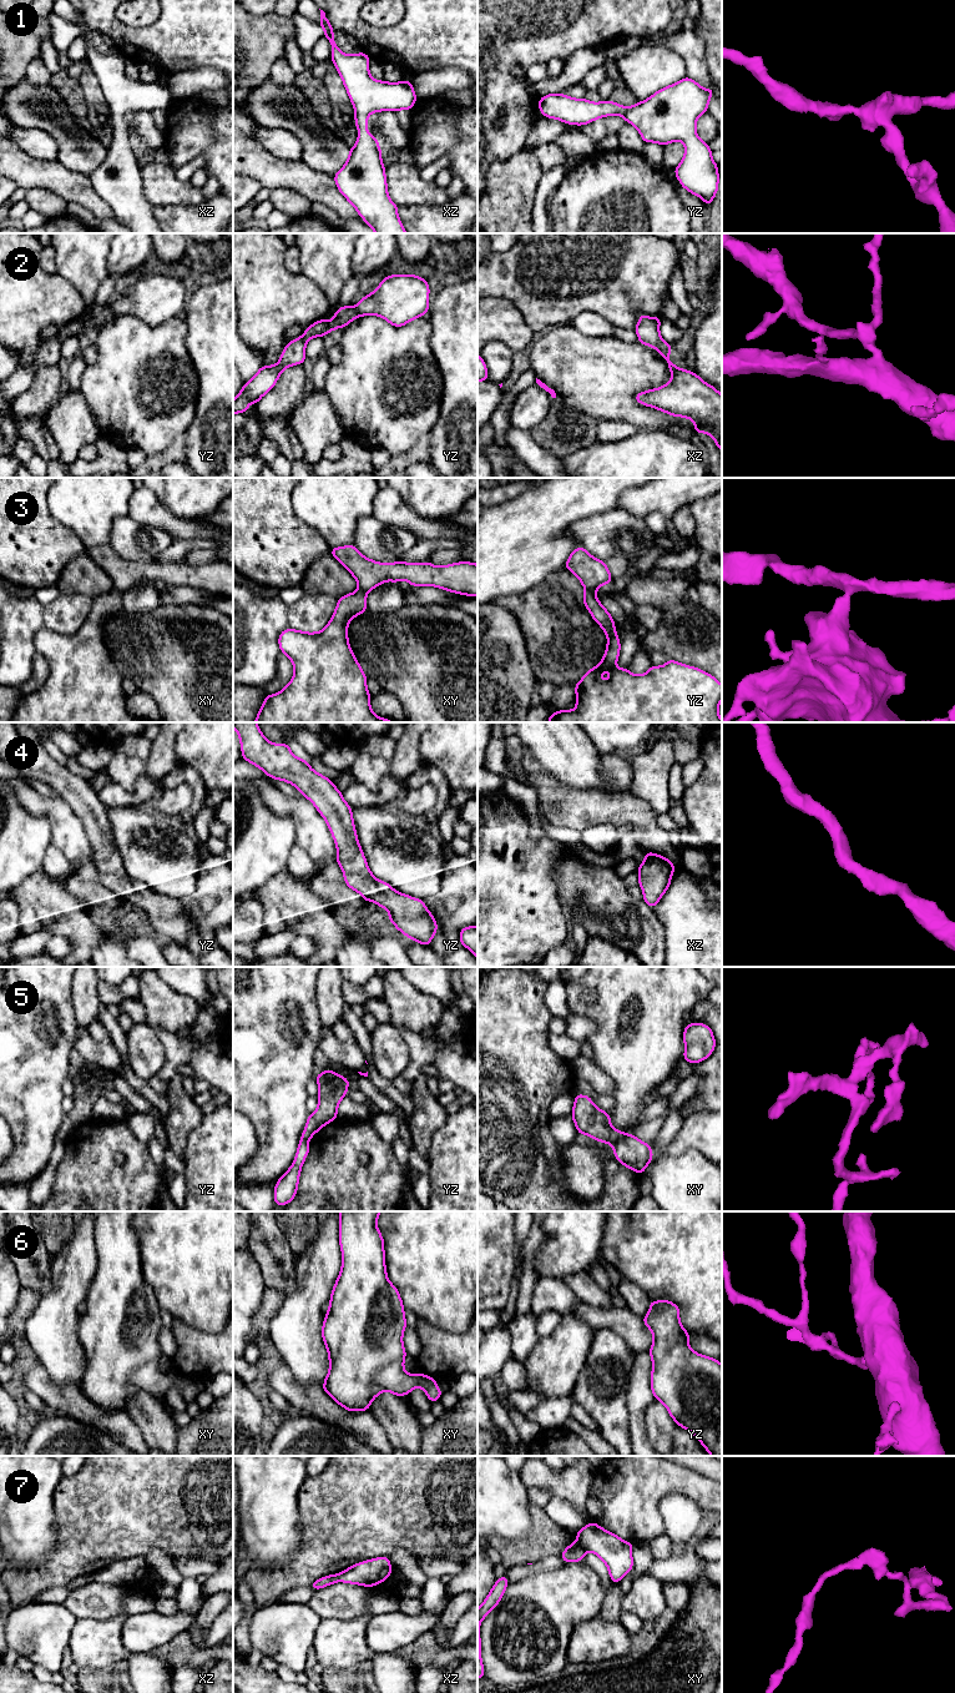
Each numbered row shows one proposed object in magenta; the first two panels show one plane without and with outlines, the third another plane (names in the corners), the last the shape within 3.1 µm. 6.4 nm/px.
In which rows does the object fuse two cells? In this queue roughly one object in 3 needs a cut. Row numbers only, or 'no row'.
3, 5, 7

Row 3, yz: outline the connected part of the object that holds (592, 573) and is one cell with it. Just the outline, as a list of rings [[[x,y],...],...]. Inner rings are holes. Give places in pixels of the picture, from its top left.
[[[577,546],[569,559],[565,568],[573,573],[585,590],[596,593],[602,585],[613,580],[603,560],[593,558],[586,549]]]

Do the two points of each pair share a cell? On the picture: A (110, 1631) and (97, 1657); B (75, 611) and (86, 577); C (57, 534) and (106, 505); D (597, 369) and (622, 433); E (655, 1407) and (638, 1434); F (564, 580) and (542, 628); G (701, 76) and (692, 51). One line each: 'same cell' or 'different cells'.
A: same cell
B: different cells
C: different cells
D: different cells
E: different cells
F: same cell
G: same cell

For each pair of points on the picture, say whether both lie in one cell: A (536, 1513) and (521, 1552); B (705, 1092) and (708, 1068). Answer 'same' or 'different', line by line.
A: same
B: same

